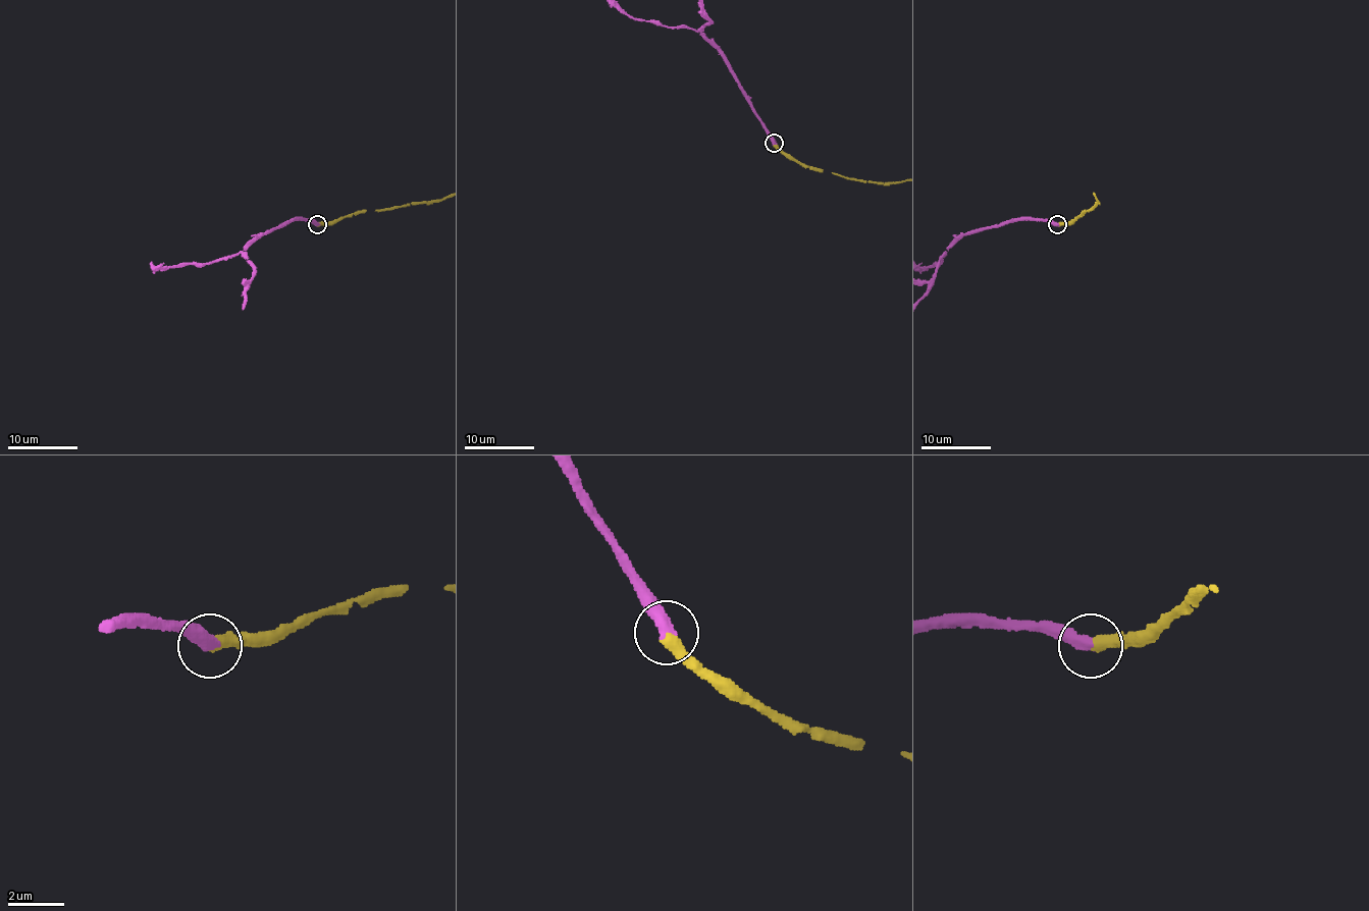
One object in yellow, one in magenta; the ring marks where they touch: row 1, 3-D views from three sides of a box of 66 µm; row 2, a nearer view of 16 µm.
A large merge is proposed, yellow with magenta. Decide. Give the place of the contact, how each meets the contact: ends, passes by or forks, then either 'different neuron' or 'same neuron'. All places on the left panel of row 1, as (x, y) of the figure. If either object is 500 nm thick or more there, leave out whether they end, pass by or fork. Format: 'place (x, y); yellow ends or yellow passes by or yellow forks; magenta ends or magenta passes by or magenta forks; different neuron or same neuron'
place (317, 224); yellow ends; magenta ends; same neuron

